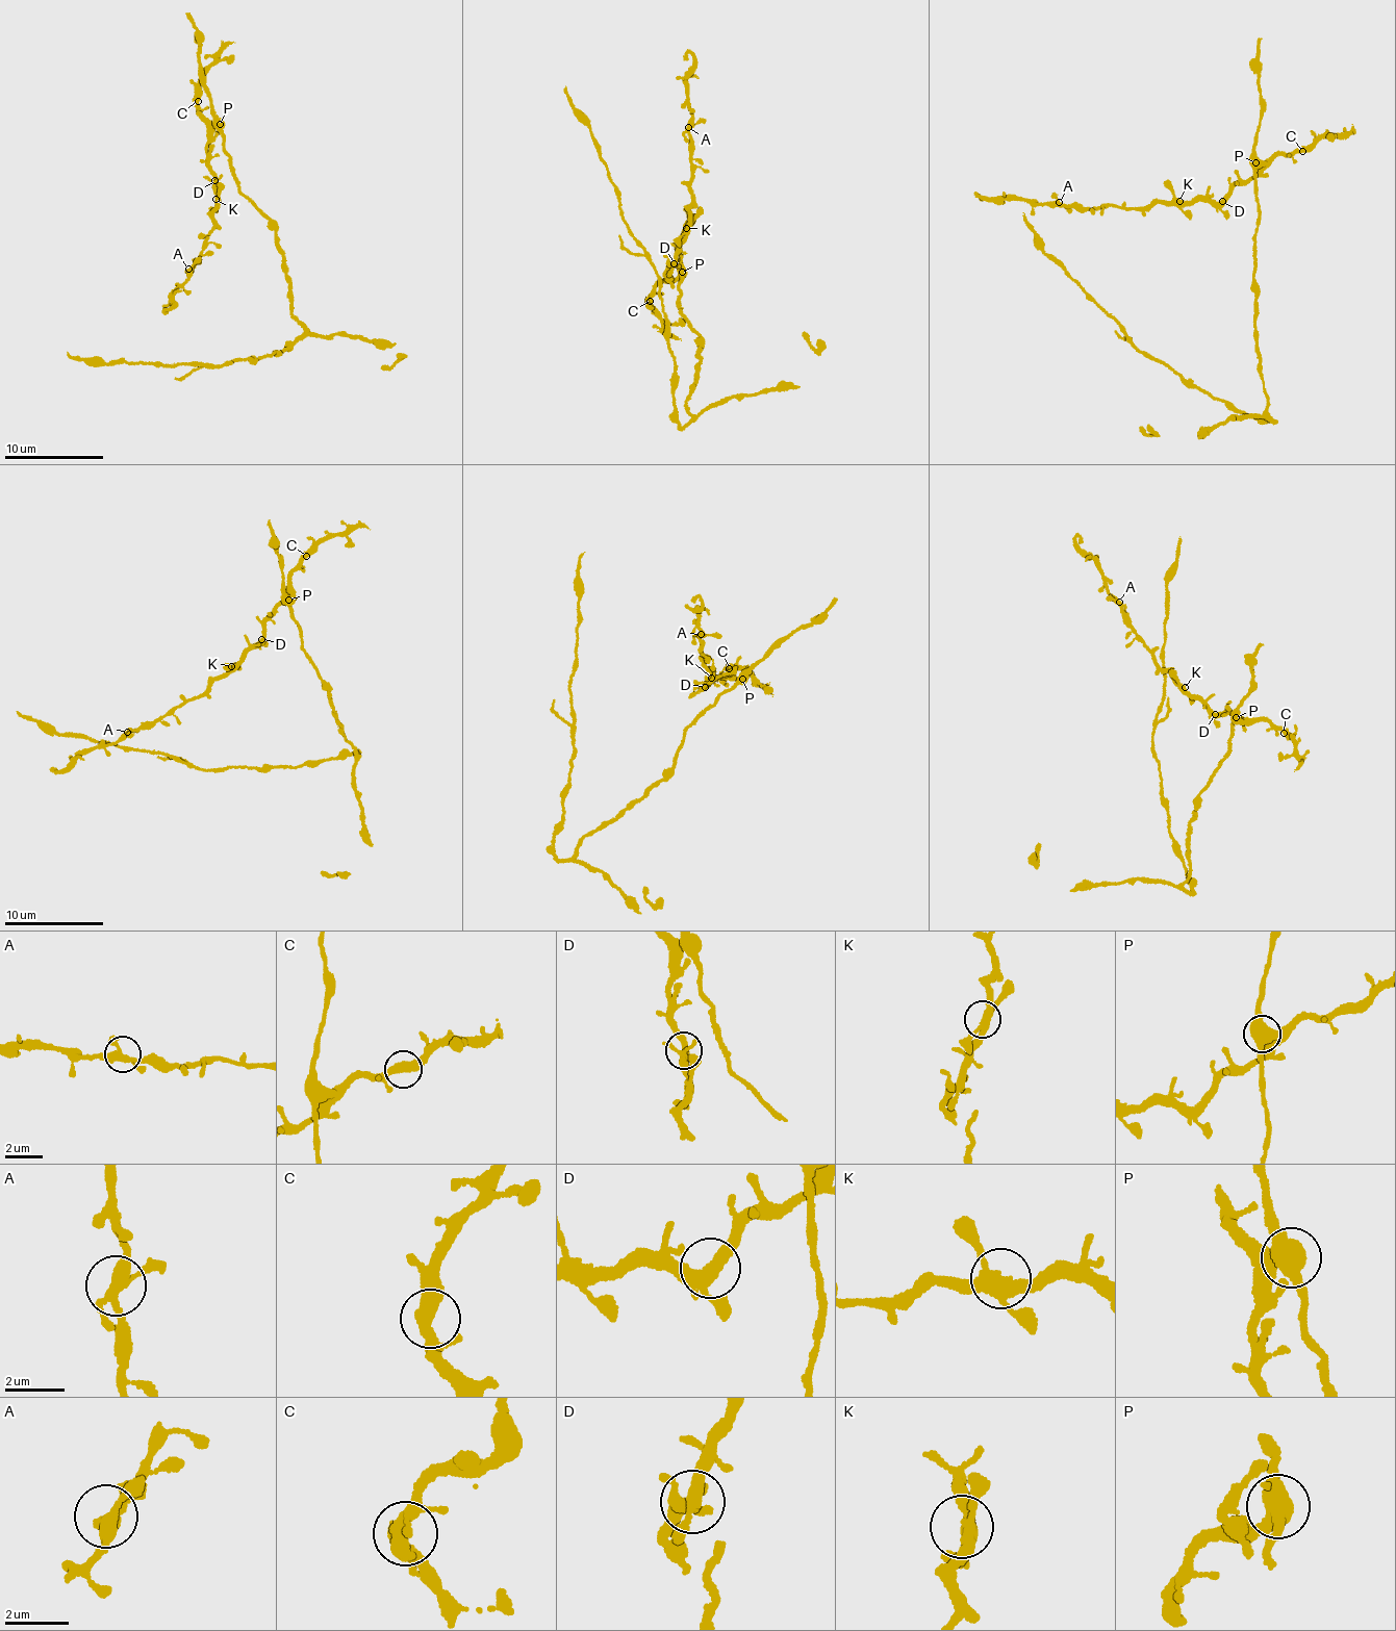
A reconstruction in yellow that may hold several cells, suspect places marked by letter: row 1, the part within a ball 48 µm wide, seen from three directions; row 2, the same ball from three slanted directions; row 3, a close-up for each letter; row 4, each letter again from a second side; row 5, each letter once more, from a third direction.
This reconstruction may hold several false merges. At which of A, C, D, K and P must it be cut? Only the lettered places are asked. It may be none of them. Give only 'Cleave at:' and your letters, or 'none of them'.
Cleave at: P

